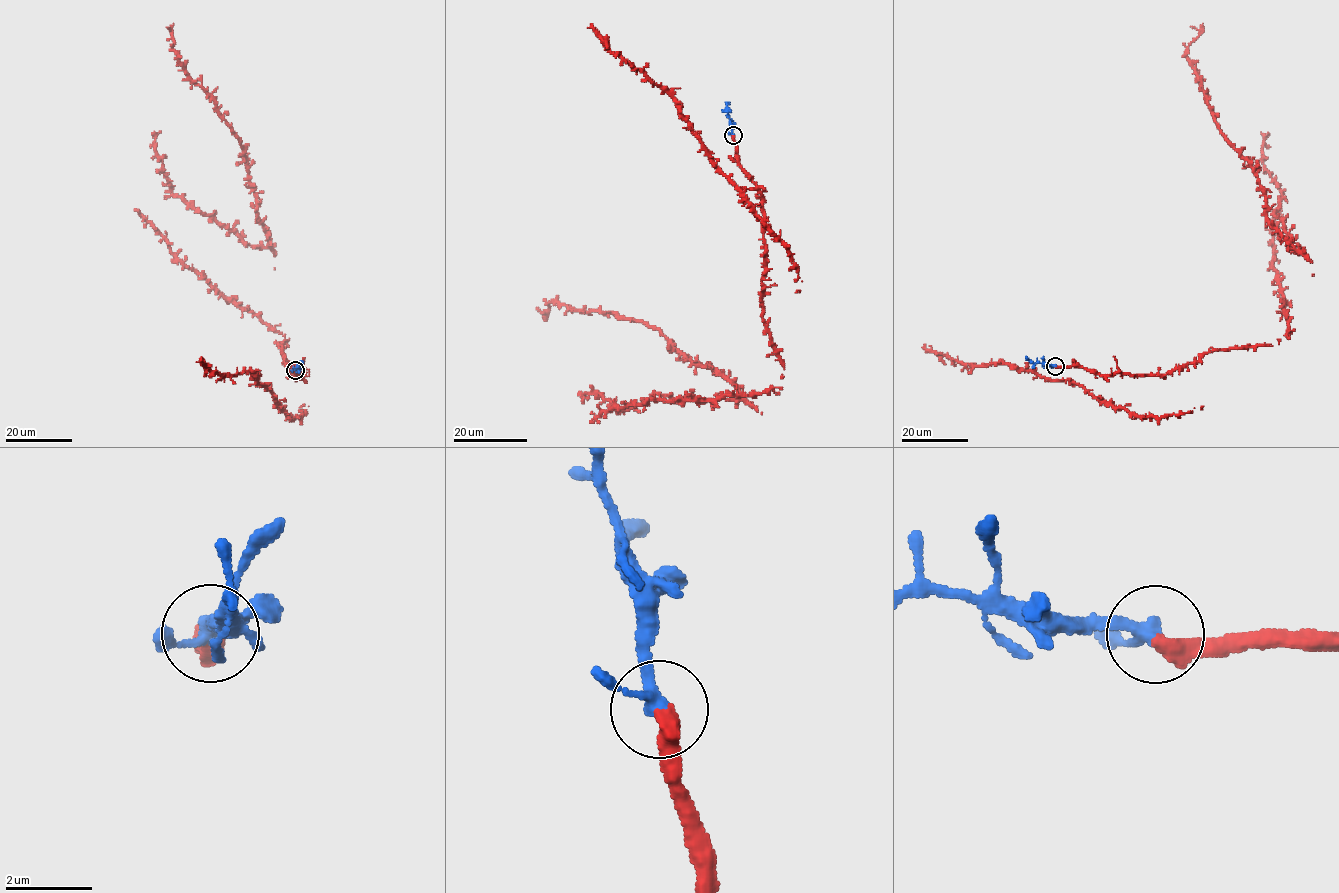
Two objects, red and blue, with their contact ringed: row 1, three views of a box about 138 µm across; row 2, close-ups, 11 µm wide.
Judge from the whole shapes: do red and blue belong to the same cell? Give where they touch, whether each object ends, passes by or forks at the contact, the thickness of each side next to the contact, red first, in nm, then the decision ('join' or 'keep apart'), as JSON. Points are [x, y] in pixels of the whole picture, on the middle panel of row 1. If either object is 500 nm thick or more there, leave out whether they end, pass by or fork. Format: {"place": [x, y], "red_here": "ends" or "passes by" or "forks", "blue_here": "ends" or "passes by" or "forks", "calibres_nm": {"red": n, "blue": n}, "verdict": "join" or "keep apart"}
{"place": [733, 135], "red_here": "ends", "blue_here": "passes by", "calibres_nm": {"red": 480, "blue": 260}, "verdict": "join"}

